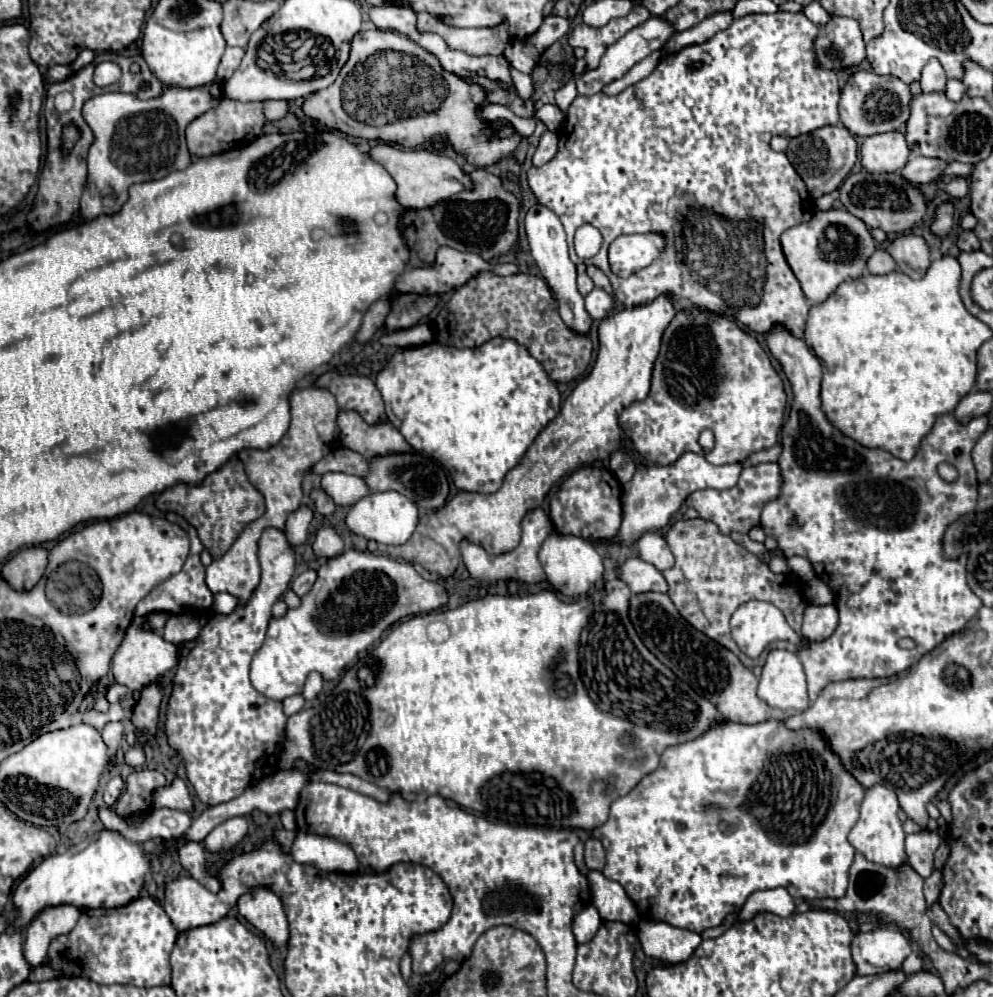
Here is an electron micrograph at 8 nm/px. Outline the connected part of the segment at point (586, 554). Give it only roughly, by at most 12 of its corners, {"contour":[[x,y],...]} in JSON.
{"contour":[[553,531],[539,561],[553,589],[585,595],[603,579],[589,543]]}

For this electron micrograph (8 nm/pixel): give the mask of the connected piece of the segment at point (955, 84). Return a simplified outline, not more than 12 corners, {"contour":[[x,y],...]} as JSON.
{"contour":[[947,81],[945,95],[959,101],[965,93],[961,81]]}

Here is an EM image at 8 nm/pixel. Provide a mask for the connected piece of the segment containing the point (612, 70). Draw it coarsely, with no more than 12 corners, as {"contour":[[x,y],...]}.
{"contour":[[661,17],[631,29],[605,51],[597,69],[575,81],[579,95],[599,93],[661,49],[671,27]]}

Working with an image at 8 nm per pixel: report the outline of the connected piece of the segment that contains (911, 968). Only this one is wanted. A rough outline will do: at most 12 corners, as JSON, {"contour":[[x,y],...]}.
{"contour":[[919,949],[901,963],[905,973],[917,973],[923,967]]}

